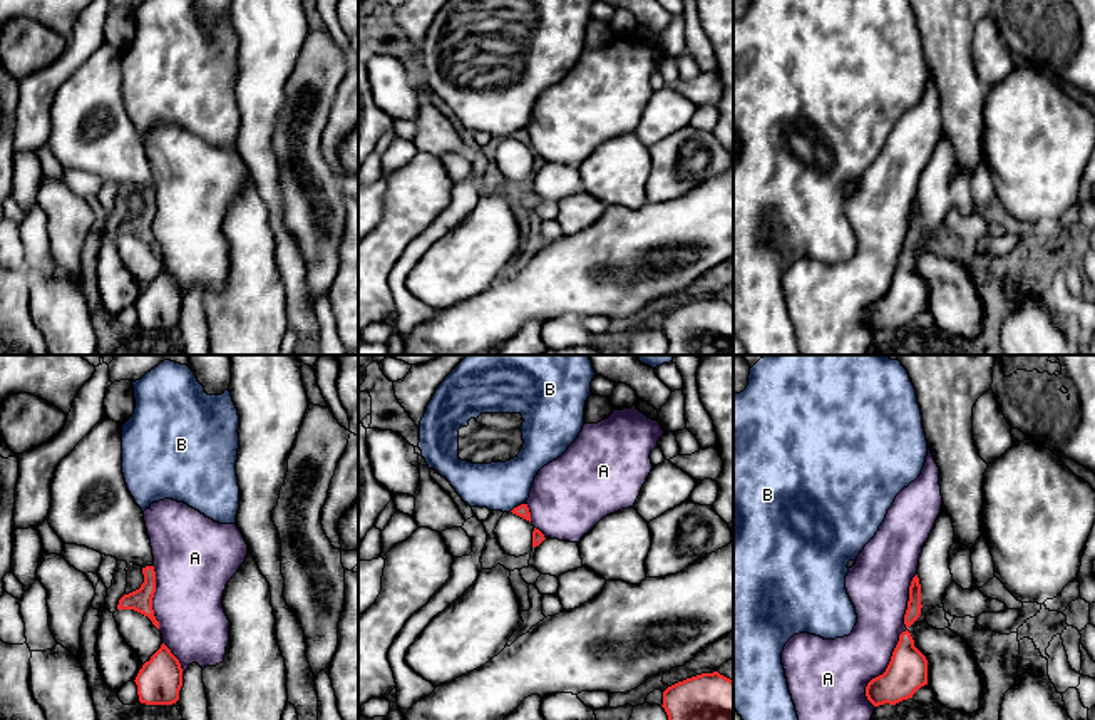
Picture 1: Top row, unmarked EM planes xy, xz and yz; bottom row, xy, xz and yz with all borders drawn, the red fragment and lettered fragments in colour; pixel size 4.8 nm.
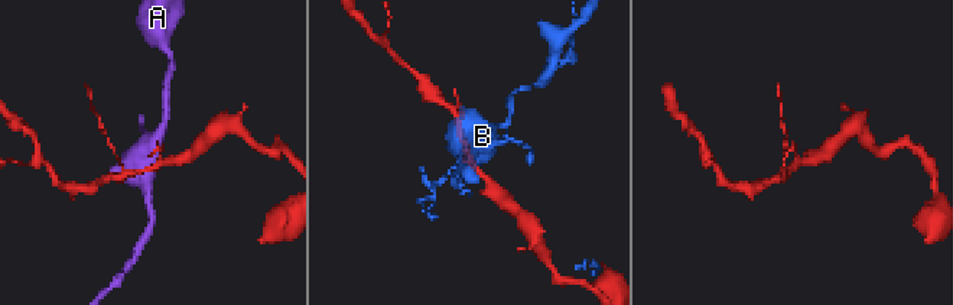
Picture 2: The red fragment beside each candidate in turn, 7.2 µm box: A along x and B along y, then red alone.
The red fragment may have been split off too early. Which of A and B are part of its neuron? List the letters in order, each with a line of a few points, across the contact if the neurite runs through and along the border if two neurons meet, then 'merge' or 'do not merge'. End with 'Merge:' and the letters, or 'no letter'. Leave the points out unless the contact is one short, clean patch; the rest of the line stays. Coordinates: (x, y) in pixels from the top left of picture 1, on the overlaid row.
A: merge
B: do not merge
Merge: A

